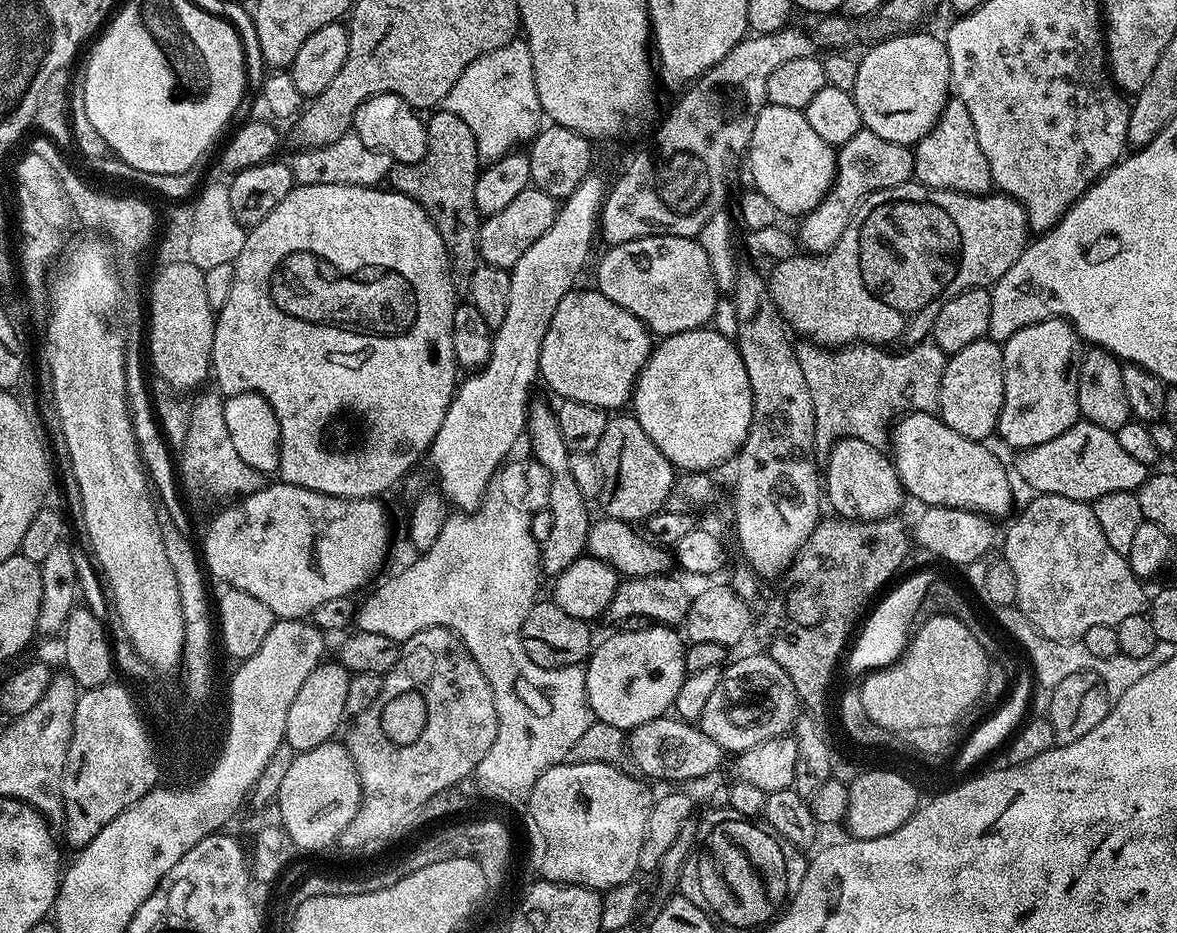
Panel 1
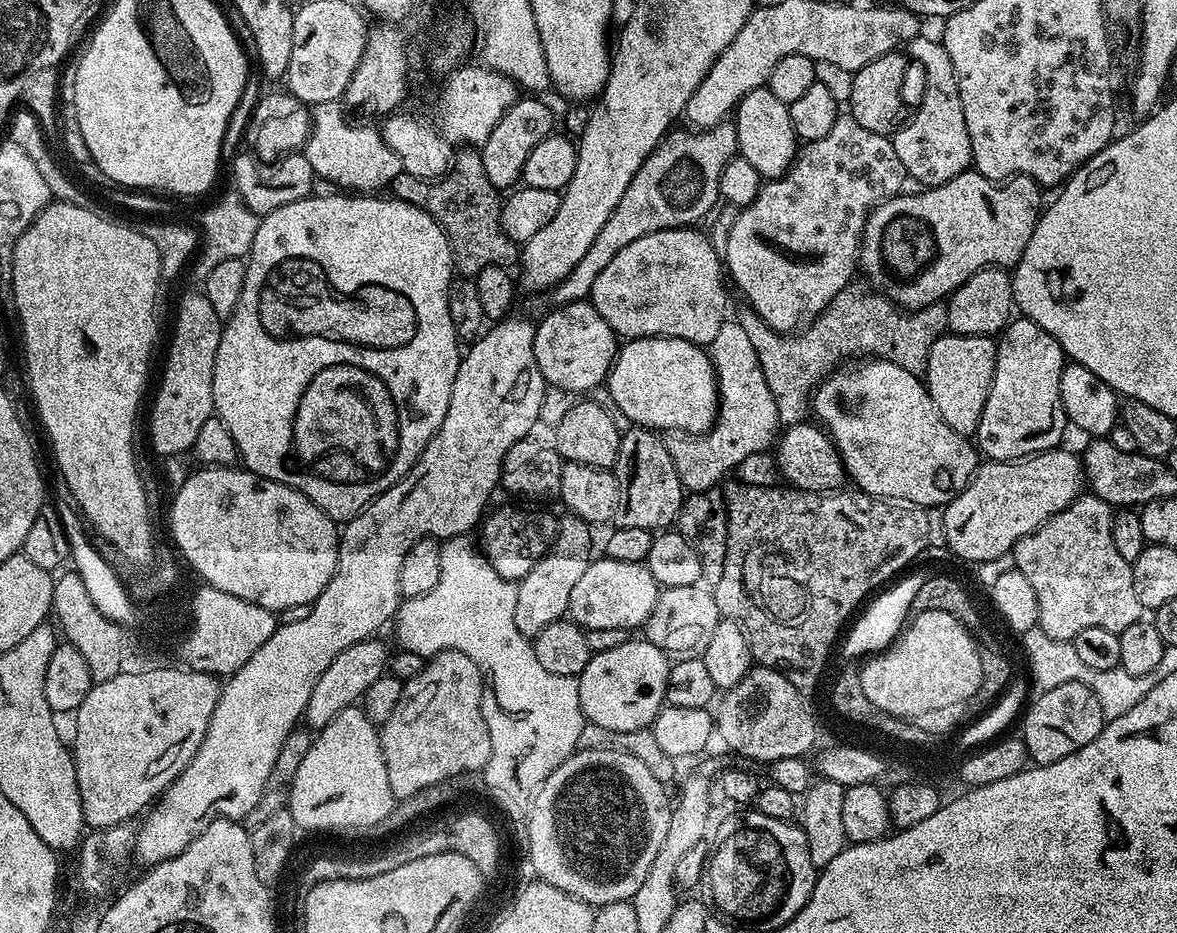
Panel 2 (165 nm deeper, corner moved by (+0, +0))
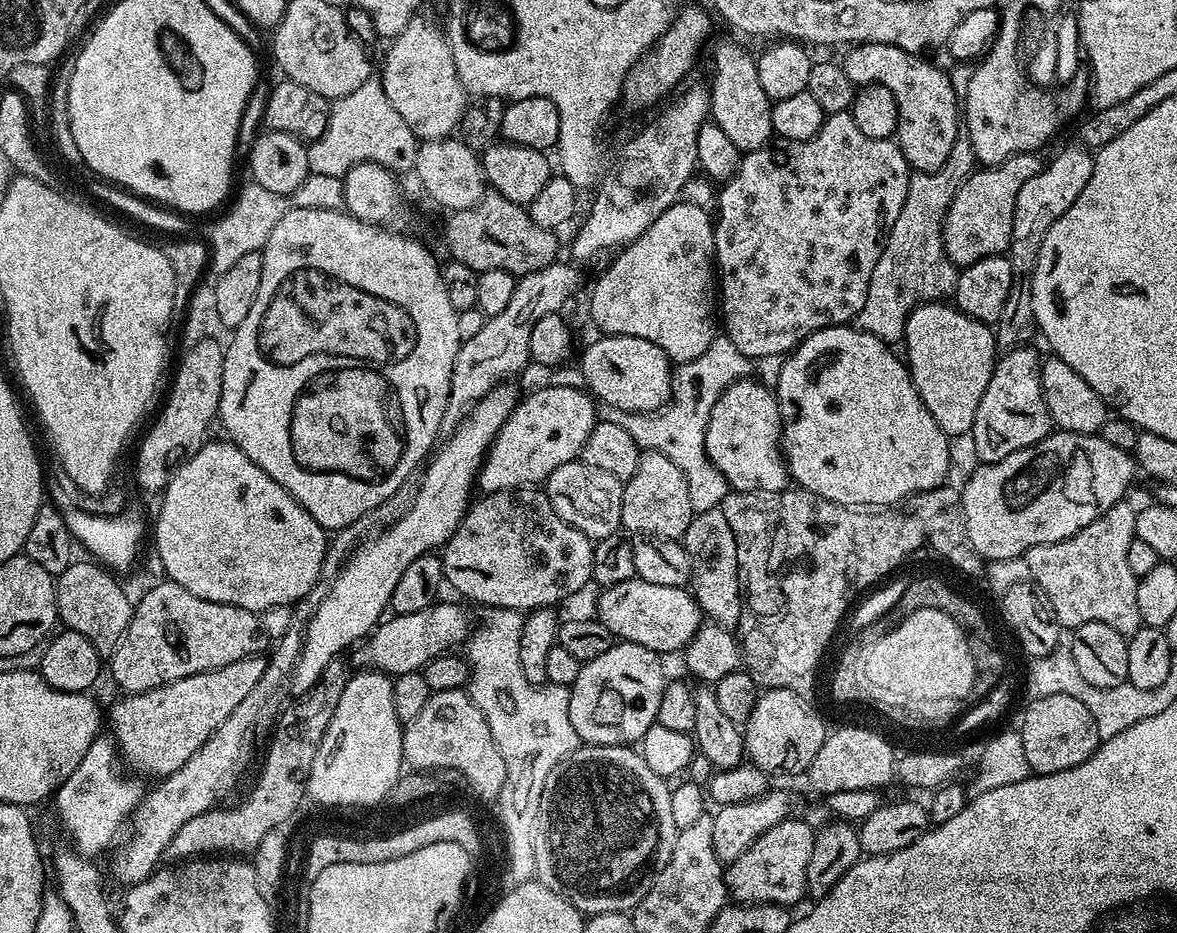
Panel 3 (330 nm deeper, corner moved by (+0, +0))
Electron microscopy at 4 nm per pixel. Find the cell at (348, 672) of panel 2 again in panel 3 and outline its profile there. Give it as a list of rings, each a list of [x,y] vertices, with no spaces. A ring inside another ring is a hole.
[[[435,602],[414,614],[395,614],[381,619],[370,635],[359,645],[356,660],[360,666],[386,672],[395,678],[421,671],[432,659],[451,653],[455,644],[463,645],[470,635],[468,612],[456,604]]]

